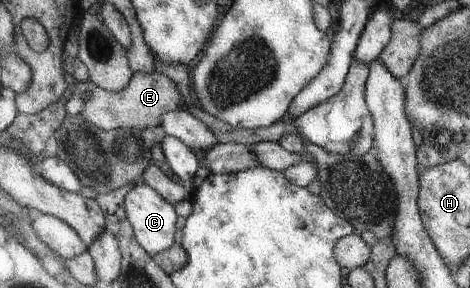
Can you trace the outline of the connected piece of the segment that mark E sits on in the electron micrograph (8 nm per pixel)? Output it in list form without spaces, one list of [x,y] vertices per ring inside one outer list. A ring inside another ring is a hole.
[[[134,71],[130,83],[122,91],[94,89],[92,97],[84,102],[81,113],[86,121],[104,131],[117,128],[154,129],[162,123],[164,113],[178,110],[178,105],[180,93],[170,77],[156,71],[152,73]]]

